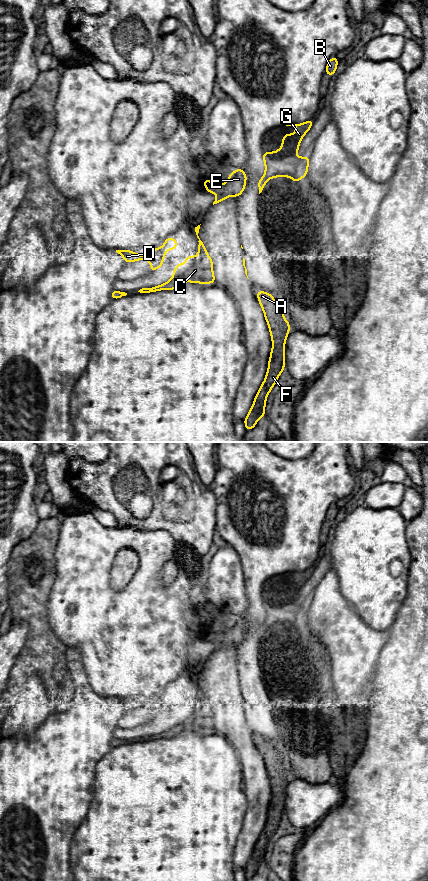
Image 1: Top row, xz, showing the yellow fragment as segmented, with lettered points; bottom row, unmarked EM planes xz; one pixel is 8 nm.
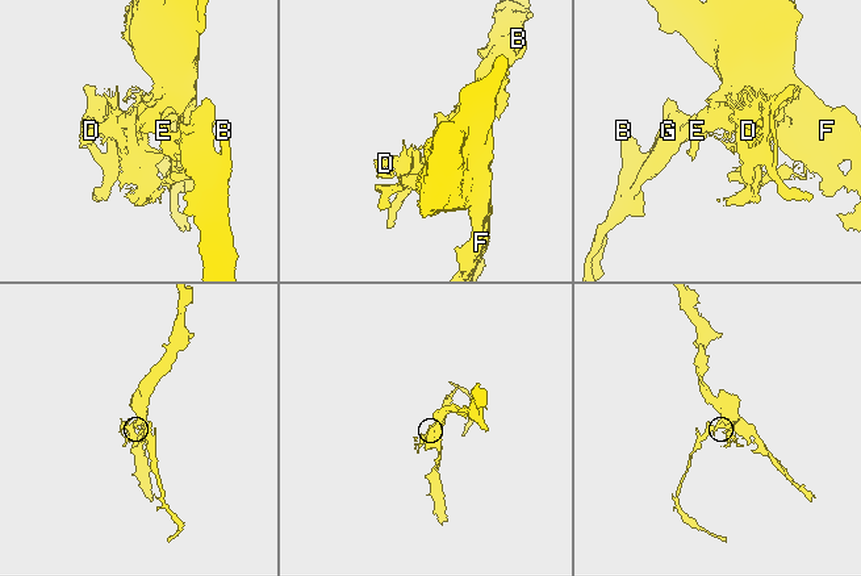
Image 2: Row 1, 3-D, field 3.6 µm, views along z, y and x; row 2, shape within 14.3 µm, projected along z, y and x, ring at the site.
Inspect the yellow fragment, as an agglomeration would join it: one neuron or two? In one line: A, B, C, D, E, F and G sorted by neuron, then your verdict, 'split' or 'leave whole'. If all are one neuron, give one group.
A C D E F / B G | split

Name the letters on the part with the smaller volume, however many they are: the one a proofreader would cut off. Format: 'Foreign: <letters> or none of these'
Foreign: B, G

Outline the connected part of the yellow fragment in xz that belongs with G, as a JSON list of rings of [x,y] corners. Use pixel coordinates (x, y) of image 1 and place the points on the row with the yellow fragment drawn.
[[[312,119],[301,124],[286,125],[286,126],[295,127],[296,128],[295,133],[284,134],[283,141],[281,142],[282,147],[275,152],[266,152],[268,157],[272,160],[277,160],[279,158],[286,157],[292,153],[296,153],[297,151],[299,151],[299,145],[300,145],[301,139],[309,131],[312,125],[313,125]]]

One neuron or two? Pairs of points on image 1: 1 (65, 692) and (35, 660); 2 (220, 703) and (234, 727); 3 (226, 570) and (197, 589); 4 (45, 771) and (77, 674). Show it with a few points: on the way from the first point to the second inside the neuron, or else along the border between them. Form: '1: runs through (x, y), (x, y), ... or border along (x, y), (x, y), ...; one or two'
1: runs through (62, 683), (44, 665); one
2: runs through (226, 709), (229, 721); one
3: border along (202, 579), (207, 602); two
4: runs through (67, 747), (81, 733), (81, 698); one

